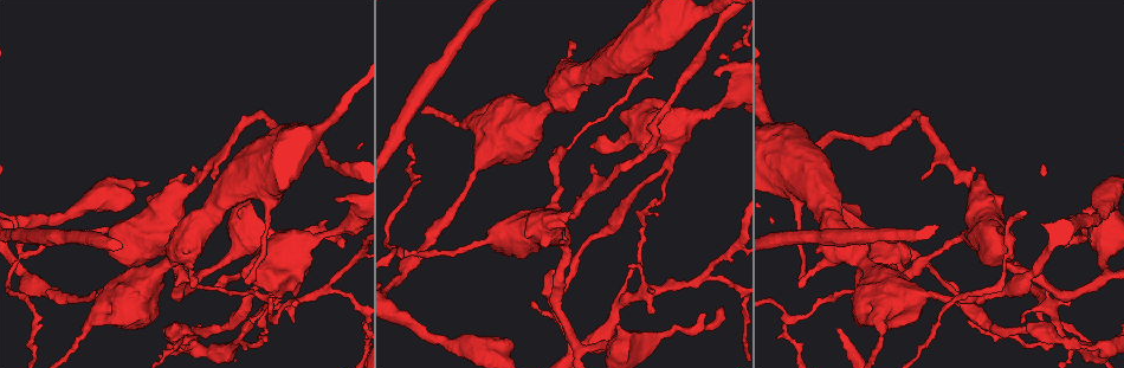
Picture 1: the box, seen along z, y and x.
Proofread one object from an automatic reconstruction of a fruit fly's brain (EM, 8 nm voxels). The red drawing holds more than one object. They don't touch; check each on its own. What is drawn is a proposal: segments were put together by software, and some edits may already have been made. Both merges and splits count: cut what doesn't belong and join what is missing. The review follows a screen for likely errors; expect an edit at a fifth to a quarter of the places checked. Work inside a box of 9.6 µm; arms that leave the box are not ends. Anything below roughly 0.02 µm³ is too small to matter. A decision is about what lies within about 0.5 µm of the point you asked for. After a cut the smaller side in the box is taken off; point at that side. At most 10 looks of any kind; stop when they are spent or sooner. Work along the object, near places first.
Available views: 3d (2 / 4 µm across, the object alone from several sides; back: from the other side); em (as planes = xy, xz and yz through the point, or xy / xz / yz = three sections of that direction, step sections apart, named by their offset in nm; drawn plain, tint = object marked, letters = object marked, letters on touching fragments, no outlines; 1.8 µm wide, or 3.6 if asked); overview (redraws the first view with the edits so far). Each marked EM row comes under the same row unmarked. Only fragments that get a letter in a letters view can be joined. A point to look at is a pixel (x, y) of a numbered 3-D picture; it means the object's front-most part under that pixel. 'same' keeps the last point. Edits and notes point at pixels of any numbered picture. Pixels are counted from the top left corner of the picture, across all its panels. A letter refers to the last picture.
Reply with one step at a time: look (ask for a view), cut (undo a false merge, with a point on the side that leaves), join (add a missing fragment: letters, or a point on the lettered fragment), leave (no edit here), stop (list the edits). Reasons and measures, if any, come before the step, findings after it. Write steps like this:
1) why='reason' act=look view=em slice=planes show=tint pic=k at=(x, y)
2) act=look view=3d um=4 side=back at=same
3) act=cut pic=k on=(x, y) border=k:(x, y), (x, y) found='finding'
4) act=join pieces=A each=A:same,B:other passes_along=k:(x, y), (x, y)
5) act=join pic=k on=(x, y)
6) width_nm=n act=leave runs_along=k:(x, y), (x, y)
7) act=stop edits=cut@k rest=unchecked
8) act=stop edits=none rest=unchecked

why='thin end' act=look view=em slice=planes show=letters pic=1 at=(191, 286)

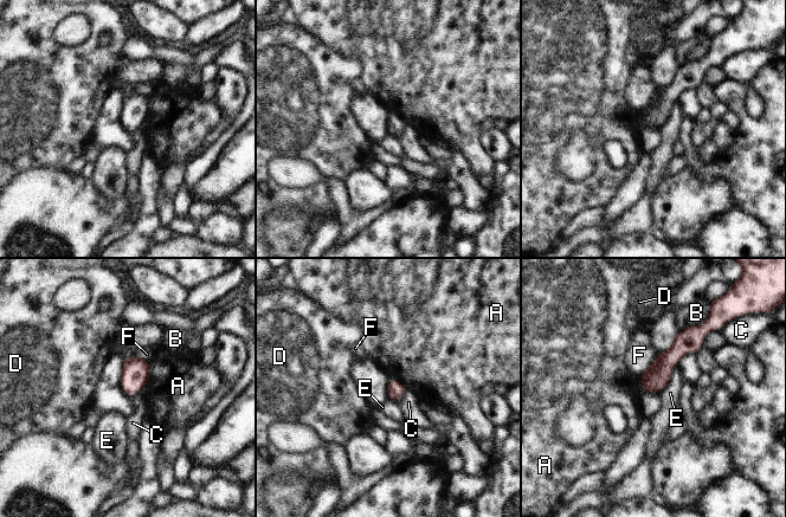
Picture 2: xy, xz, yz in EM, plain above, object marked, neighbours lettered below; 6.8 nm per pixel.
act=leave each=A:other,B:other,C:other,D:other,E:other,F:other found='no lettered fragment goes on from it'

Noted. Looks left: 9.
why='free end' act=look view=em slice=planes show=letters pic=1 at=(656, 214)

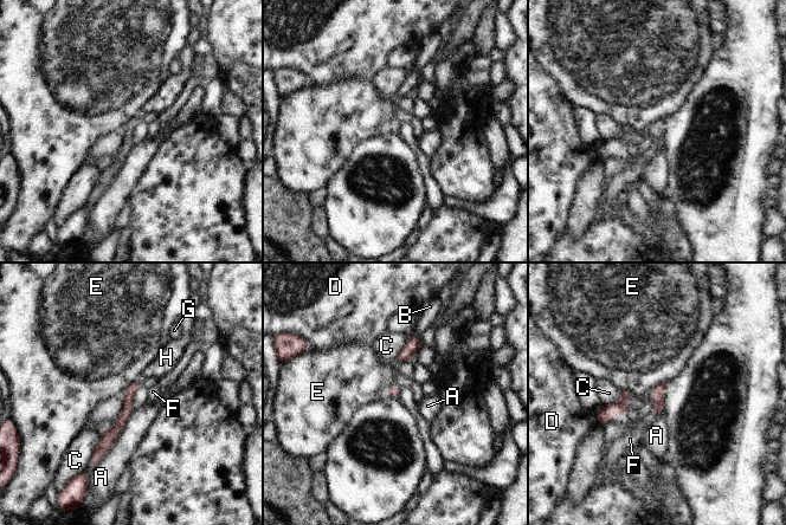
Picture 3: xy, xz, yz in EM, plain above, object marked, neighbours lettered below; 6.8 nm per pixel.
width_nm=70 act=join pieces=B each=A:other,B:same,C:other,D:other,E:other,F:other,G:other,H:other passes_along=3:(410, 347), (417, 336), (430, 306) found='it goes on there'

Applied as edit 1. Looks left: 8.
act=look view=overview

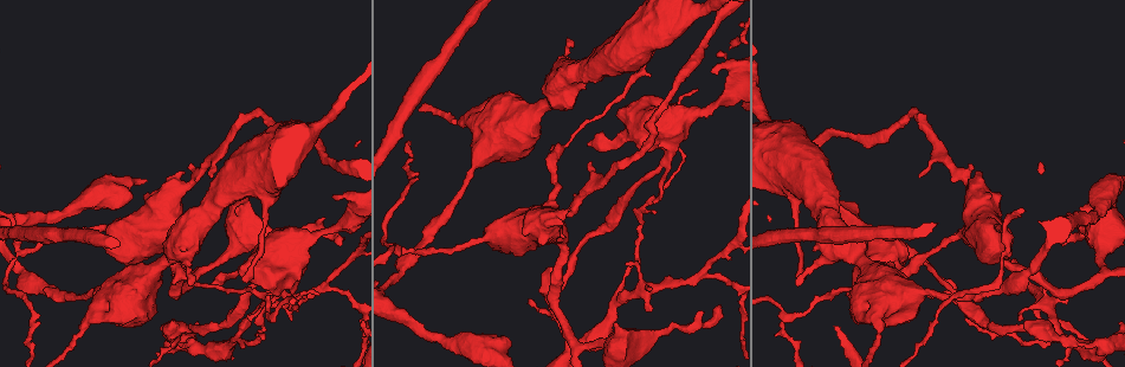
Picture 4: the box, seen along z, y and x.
why='thick turns thin' act=look view=3d um=2 pic=4 at=(1060, 339)

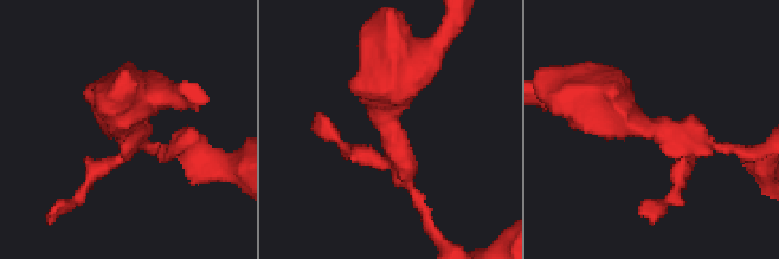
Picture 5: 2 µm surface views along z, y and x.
why='shape alone is not enough' act=look view=em slice=planes show=letters pic=5 at=(661, 131)

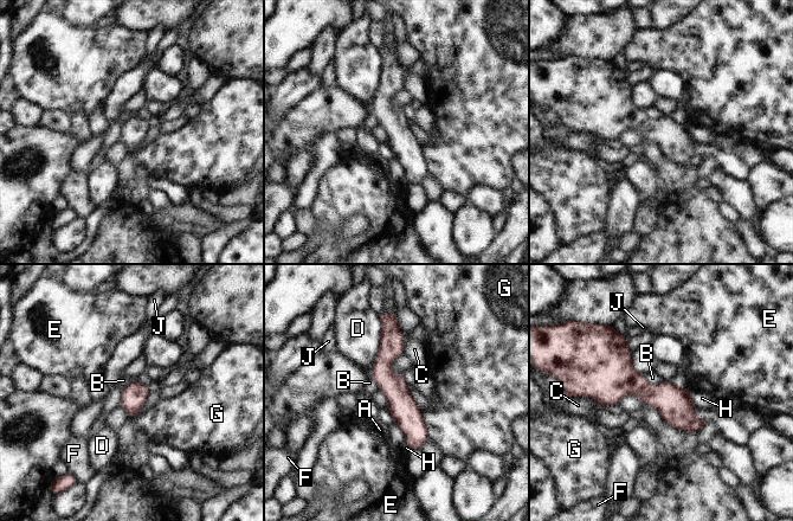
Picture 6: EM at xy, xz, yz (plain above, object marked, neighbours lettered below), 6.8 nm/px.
longest_contact=D:420nm act=cut pic=6 on=(695, 424) each=A:other,B:other,C:other,D:other,E:other,F:other,G:other,H:other,J:other found='a second neuron is stuck on'

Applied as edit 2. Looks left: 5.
why='thin neck' act=look view=3d um=2 side=back pic=4 at=(554, 182)

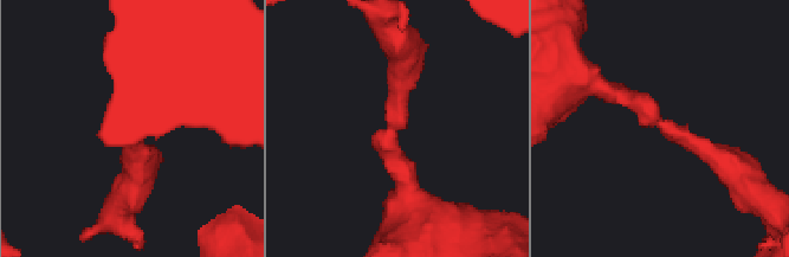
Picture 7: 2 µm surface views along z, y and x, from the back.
arm_widths_nm=280,300 act=look view=em slice=yz step=8 show=tint pic=7 at=(395, 120)

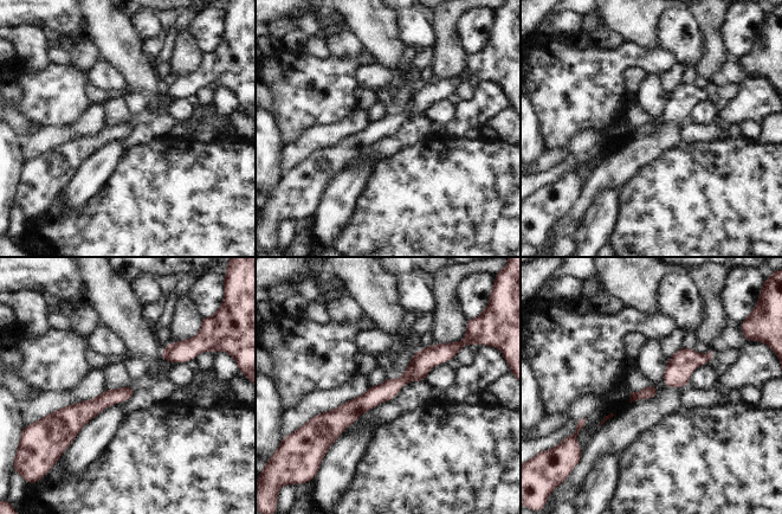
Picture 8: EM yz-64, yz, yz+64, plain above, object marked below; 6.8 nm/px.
why='another direction' act=look view=em slice=planes show=letters at=same

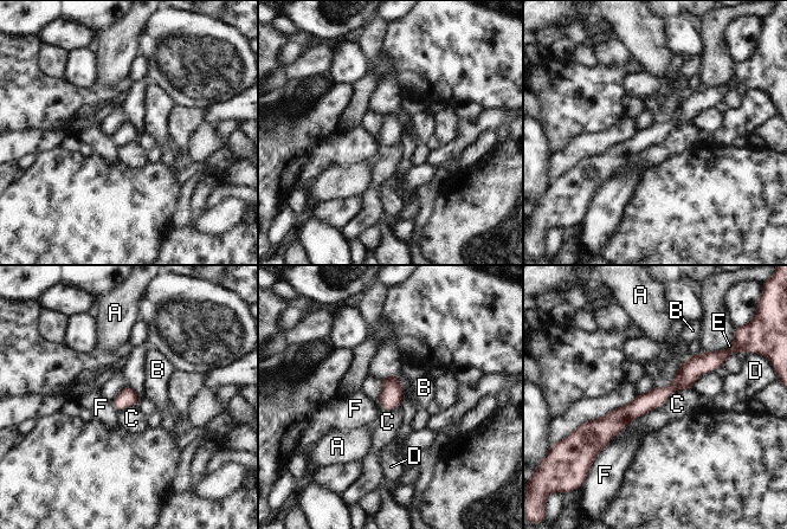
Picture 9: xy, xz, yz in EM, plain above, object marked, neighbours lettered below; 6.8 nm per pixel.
longest_contact=C:600nm act=leave each=A:other,B:other,C:other,D:other,E:other,F:other found='one neuron here'

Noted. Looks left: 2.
act=stop edits=join@3,cut@6 rest=unchecked

